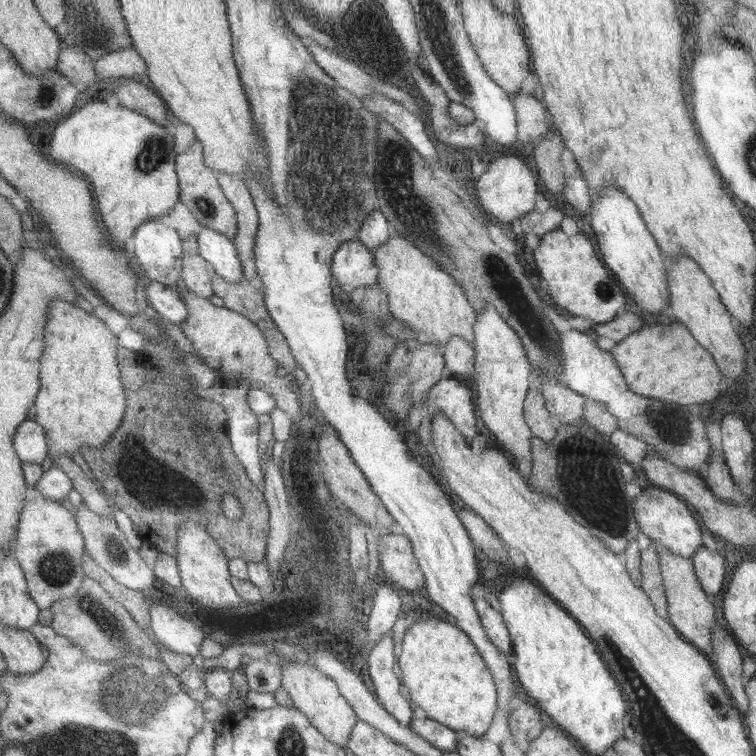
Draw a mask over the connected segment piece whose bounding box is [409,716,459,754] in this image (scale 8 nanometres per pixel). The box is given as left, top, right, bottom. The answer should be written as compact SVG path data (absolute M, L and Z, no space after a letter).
M415 716L415 720L409 726L413 728L413 732L417 732L425 740L429 740L433 746L441 748L445 754L457 752L457 748L459 748L459 732L433 718Z

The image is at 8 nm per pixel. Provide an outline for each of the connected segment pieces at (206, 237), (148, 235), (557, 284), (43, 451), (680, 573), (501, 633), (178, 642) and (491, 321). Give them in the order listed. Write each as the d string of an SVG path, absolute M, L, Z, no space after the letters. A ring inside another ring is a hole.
M199 226L197 230L197 238L201 244L201 256L213 266L219 276L223 276L227 282L241 282L247 278L245 264L235 240L203 226Z
M155 218L141 226L135 236L129 240L129 250L133 258L139 262L141 274L145 282L161 282L169 288L181 288L181 268L183 268L183 240L177 230L171 230L161 224L161 218ZM151 222L155 222L151 226ZM151 242L157 250L151 250Z
M561 230L545 234L539 240L539 248L533 252L533 258L541 272L543 284L547 284L549 288L551 298L555 300L557 306L567 310L571 316L587 318L589 322L599 326L613 322L617 316L625 312L627 292L619 282L617 274L613 274L613 270L605 266L605 260L599 258L591 238L583 234L567 236Z
M27 420L19 426L15 434L15 446L17 454L23 458L23 462L49 466L49 444L47 444L47 432L43 424L37 420Z
M657 548L657 554L663 564L663 576L665 576L663 584L667 586L667 596L669 596L669 620L673 622L673 626L677 626L677 630L683 634L683 638L689 640L697 650L701 650L703 654L713 654L711 628L715 622L715 608L709 602L707 592L701 588L701 582L697 582L699 578L695 578L697 574L693 570L693 560L681 558L663 548Z
M477 598L475 606L481 614L481 620L487 628L487 634L491 636L491 642L499 650L503 650L505 654L513 654L513 638L511 638L507 622L505 622L505 614L497 612L485 598Z
M151 600L151 628L155 638L165 644L175 654L197 656L203 650L205 632L197 628L191 620L183 618L177 608L171 608L165 600Z
M487 304L487 308L479 314L481 316L475 326L477 330L475 346L467 338L455 336L443 352L447 358L447 368L459 380L475 380L475 388L479 394L477 408L483 424L495 436L495 442L503 450L507 450L517 462L525 458L533 464L535 434L529 428L525 418L525 402L527 402L527 396L531 394L529 382L533 374L529 352L525 348L525 342L521 340L521 334L517 334L517 330L509 326L509 322L501 316L501 312L493 304Z

